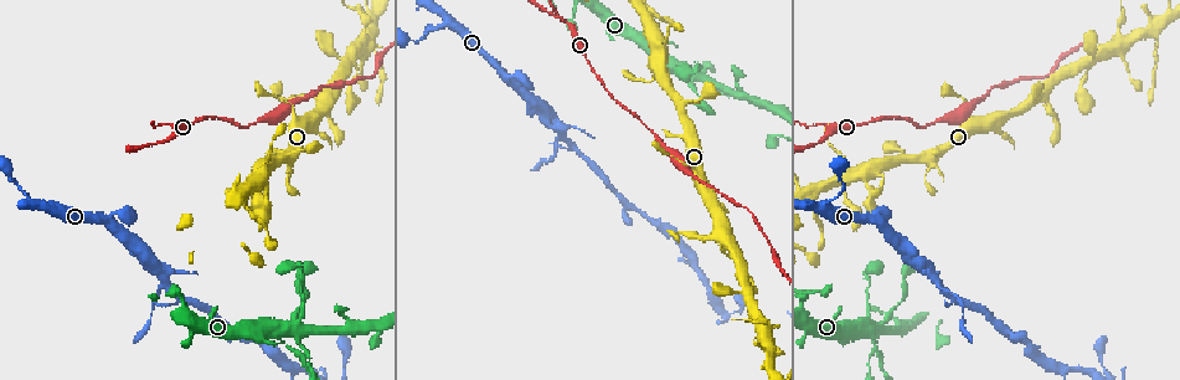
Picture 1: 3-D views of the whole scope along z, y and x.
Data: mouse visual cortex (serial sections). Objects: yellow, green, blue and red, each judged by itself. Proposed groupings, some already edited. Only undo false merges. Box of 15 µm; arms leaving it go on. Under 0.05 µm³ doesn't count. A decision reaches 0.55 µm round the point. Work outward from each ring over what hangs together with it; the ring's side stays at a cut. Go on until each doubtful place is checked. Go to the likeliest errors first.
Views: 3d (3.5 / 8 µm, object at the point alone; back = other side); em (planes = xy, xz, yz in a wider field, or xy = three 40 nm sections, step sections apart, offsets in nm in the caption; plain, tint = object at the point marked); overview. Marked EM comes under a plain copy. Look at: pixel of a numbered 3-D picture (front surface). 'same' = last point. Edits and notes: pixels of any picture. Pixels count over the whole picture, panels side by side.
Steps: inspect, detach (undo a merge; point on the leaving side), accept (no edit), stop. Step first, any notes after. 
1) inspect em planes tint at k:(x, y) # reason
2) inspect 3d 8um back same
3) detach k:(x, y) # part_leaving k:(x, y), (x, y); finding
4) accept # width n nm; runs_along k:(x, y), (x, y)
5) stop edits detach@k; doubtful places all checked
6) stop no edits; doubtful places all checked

inspect 3d 3.5um back at 1:(281, 341) # thick turns thin

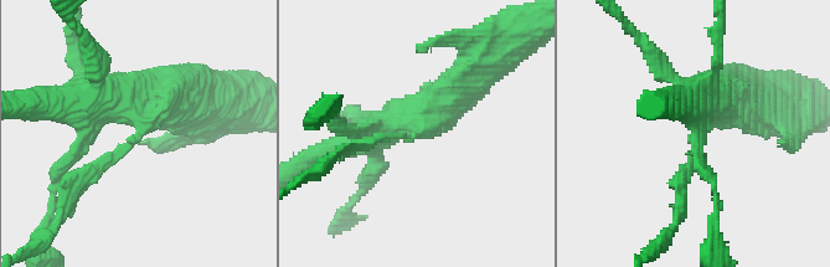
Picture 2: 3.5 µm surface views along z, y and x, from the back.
inspect em xy step 3 tint at 2:(418, 134) # need the tissue

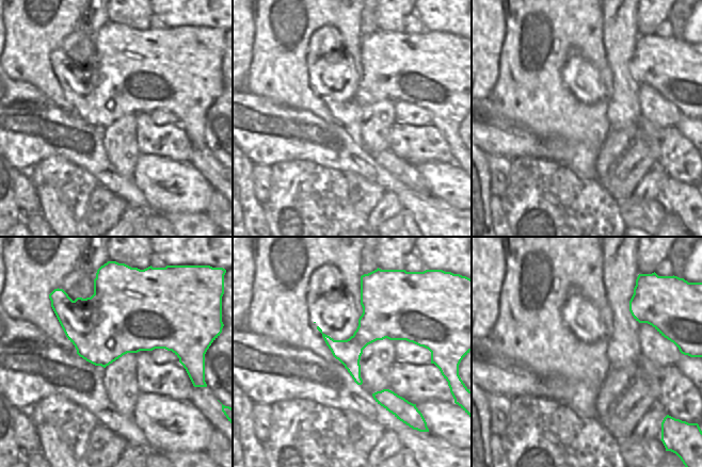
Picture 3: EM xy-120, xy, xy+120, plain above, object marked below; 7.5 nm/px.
accept # arm_widths 150, 500 nm; runs_along 2:(182, 99), (76, 183); continuous, no second cell

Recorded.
inspect 3d 8um at 1:(825, 126) # narrows sharply

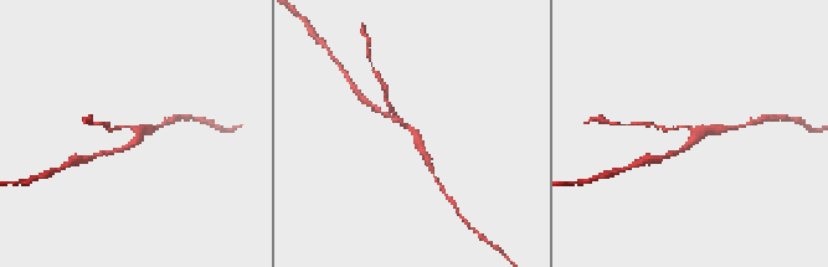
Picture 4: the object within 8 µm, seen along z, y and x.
inspect em xy step 3 tint at 4:(130, 128)

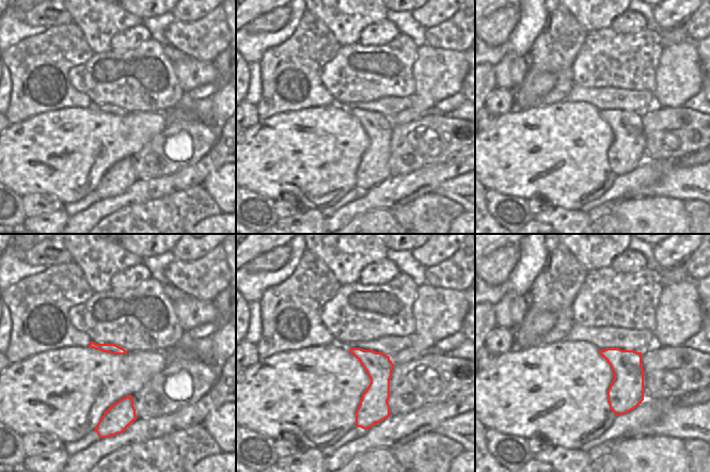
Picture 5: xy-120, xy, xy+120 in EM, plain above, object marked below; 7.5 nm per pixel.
accept # arms 3; arm_widths 150, 150, 200 nm; runs_along 4:(426, 155), (386, 97); all the same cell

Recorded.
inspect em xy step 2 tint at 1:(940, 287) # branch point

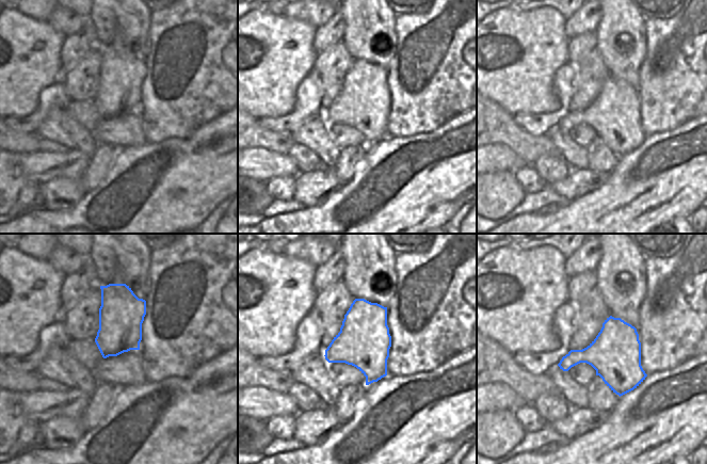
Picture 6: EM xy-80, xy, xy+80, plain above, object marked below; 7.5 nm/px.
inspect 3d 3.5um same # wider look

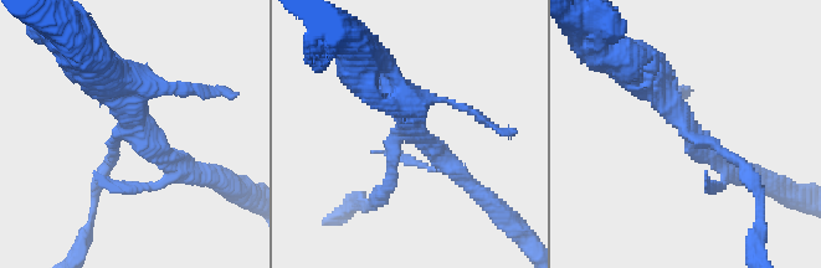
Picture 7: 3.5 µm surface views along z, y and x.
accept # width 400 nm; runs_along 7:(632, 78), (655, 78), (734, 170); continuous, no second cell

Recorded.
stop no edits; doubtful places all checked

